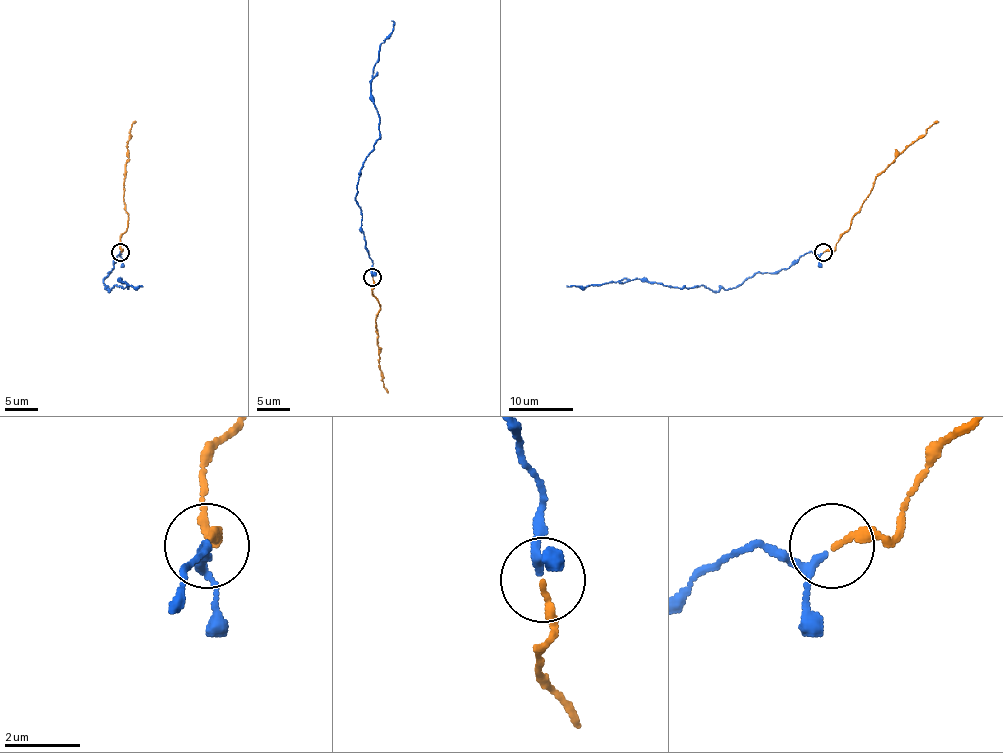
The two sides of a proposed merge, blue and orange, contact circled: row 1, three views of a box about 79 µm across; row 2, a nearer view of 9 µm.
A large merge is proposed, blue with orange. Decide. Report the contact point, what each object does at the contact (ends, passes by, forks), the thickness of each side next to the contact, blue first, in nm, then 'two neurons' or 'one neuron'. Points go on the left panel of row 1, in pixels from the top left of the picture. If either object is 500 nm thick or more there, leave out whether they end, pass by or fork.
at (120, 252); blue passes by; orange ends there; 180 nm thick on the blue side, 170 nm on the other; one neuron

